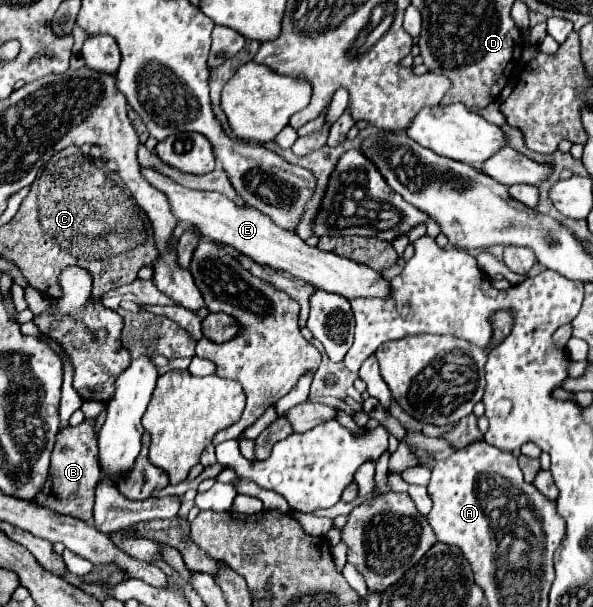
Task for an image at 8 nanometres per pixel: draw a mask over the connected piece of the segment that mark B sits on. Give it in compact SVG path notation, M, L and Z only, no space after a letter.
M83 420L79 426L61 428L51 456L51 472L43 490L31 500L57 514L73 516L83 522L93 520L95 488L99 484L99 460L95 460L95 420Z

